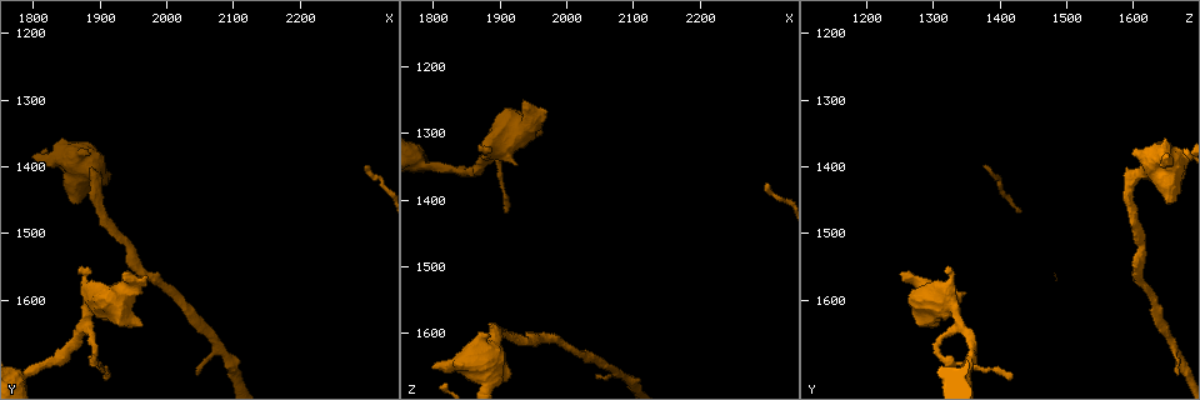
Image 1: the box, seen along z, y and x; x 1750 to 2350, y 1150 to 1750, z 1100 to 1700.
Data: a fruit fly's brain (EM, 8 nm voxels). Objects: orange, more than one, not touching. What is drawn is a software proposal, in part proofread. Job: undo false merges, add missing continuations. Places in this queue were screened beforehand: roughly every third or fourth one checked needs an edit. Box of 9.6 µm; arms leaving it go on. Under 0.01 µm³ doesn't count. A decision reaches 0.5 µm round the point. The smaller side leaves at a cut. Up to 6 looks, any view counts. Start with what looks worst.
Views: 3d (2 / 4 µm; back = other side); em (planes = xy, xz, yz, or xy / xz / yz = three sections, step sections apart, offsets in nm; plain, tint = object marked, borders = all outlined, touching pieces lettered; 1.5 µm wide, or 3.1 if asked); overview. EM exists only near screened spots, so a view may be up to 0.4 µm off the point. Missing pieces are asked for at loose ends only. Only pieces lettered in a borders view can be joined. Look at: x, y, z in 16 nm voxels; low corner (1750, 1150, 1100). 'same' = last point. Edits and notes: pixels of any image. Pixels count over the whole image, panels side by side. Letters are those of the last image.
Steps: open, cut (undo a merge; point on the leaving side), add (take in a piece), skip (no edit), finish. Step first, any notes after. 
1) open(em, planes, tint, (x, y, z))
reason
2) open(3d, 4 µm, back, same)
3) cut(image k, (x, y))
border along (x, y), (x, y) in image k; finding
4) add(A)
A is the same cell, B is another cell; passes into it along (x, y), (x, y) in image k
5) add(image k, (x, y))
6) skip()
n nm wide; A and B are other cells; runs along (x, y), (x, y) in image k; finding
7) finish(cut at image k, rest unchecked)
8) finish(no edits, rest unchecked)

open(em, xy, step 8, borders, (1800, 1385, 1650))
branch stops here

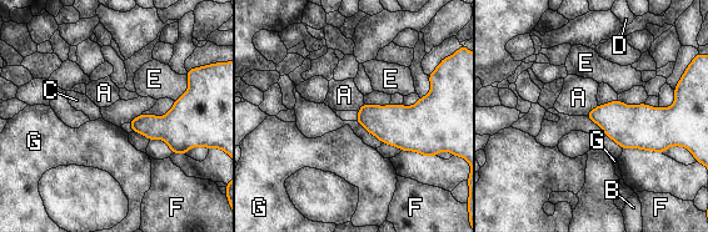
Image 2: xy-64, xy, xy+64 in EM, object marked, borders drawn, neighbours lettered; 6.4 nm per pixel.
open(em, xz, step 8, borders, same)
cut it another way

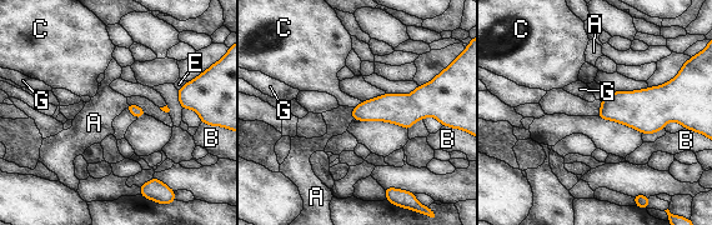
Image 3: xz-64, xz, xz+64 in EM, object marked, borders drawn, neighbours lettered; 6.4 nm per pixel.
skip()
A, B, C, E and G are other cells; border along (354, 108), (351, 119) in image 3; none of them fits

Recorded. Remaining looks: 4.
open(em, yz, step 4, borders, (1795, 1715, 1355))

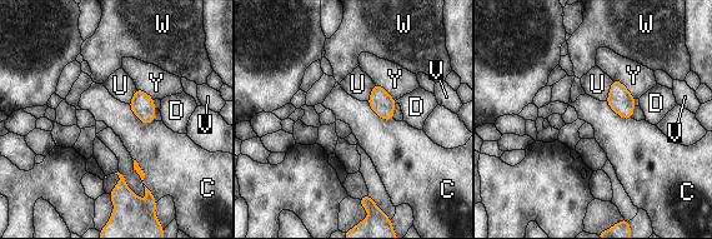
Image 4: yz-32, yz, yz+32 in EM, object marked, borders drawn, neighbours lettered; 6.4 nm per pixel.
skip()
140 nm wide; C, D, U, V, W and Y are other cells; continuous, no second neuron

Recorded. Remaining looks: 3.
open(em, planes, plain, (1895, 1425, 1595))
thick turns thin

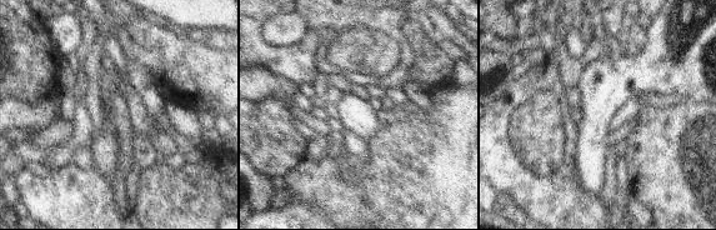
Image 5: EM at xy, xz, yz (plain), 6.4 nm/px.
open(em, planes, borders, same)
what lies round it

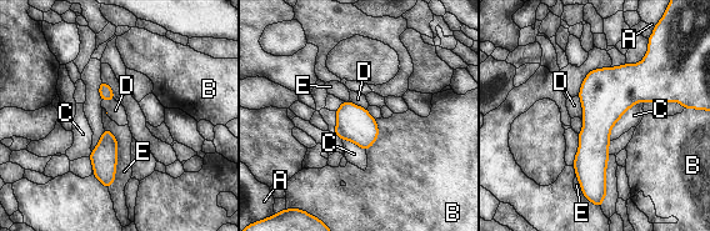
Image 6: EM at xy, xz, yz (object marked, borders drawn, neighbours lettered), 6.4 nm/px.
skip()
E touches over 400 nm; A, B, C, D and E are other cells; border along (578, 96), (581, 104), (583, 119) in image 6; one neuron here

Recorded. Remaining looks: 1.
finish(no edits, rest unchecked)

